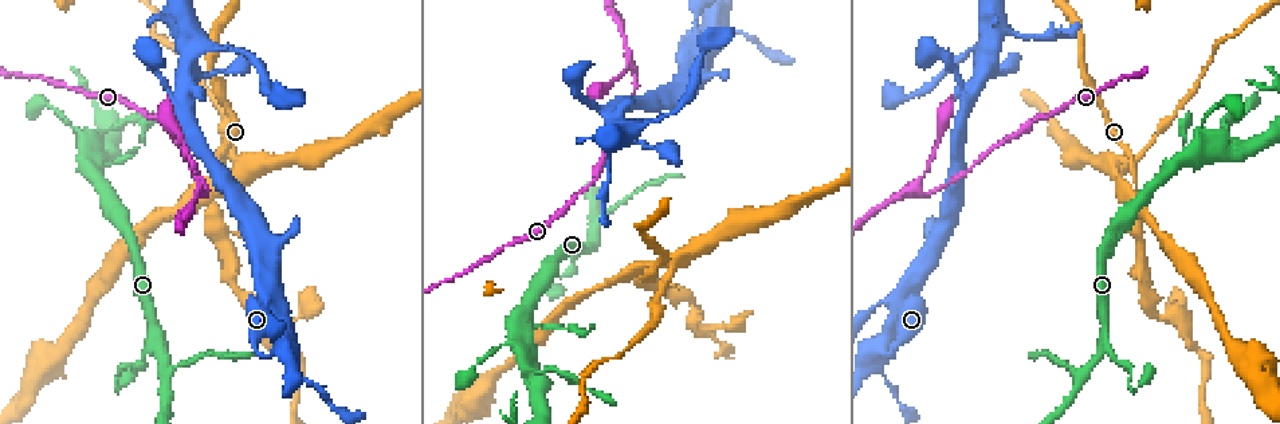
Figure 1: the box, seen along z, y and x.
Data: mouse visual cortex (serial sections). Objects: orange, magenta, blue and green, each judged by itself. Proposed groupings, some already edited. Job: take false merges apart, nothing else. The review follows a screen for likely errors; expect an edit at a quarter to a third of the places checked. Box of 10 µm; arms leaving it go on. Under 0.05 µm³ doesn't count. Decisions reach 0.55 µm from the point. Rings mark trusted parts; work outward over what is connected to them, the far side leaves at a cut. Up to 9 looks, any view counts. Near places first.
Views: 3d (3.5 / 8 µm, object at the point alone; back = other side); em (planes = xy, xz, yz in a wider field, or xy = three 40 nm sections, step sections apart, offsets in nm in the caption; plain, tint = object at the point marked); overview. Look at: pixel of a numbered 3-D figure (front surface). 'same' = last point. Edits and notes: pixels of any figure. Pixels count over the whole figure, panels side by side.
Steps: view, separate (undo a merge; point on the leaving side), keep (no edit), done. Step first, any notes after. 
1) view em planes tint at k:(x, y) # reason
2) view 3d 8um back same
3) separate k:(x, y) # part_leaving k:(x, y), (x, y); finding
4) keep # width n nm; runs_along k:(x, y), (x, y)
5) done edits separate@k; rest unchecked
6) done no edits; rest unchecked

view 3d 8um back at 1:(1127, 199) # two arms in line, one across

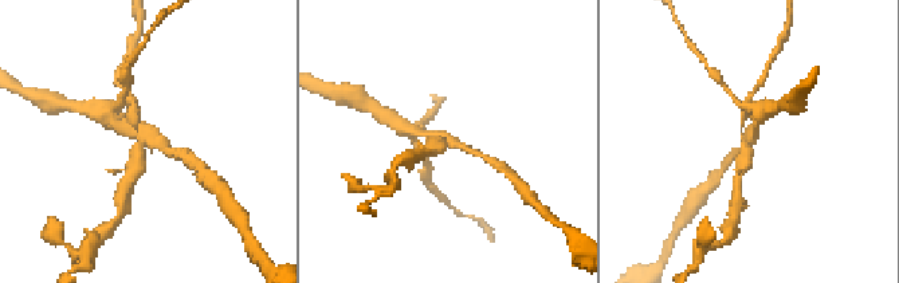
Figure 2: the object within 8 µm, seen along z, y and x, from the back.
view 3d 3.5um back same

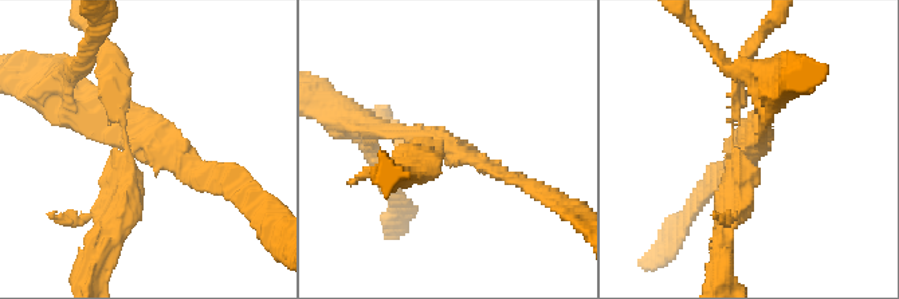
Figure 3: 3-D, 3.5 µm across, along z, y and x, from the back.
view em xy step 5 tint at 3:(447, 145) # arms 3; arm_widths 150, 250, 350 nm; now the EM

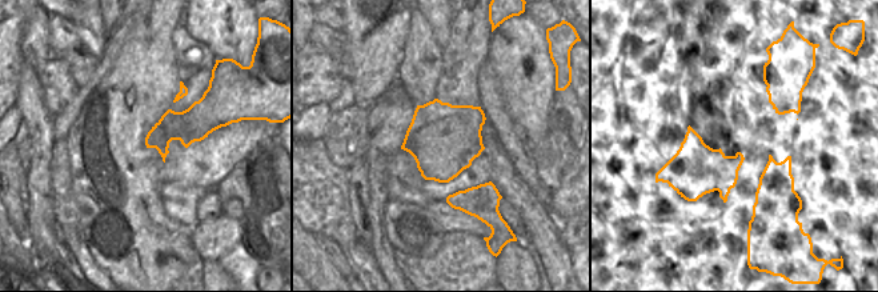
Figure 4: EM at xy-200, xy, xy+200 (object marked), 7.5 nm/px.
separate 3:(391, 193) # part_leaving 3:(389, 162), (356, 124), (405, 132); a second cell is stuck on

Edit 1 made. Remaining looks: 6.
view 3d 3.5um at 1:(1201, 148) # sudden change in width

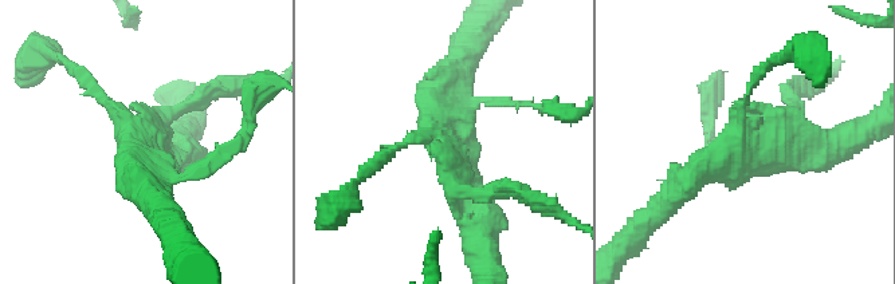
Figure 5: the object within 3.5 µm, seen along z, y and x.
view em xy step 1 tint at 5:(742, 143)

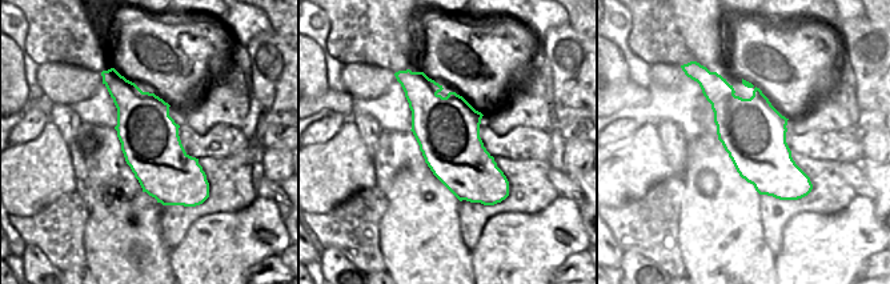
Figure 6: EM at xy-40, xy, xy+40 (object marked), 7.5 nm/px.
keep # arm_widths 100, 200, 300, 350 nm; runs_along 5:(675, 193), (748, 139), (816, 157); one cell here

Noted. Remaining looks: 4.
view 3d 8um at 1:(654, 119) # a narrow waist

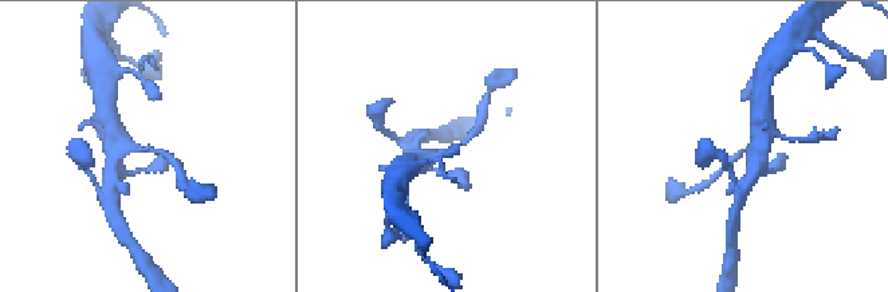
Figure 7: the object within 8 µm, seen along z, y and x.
view 3d 3.5um same

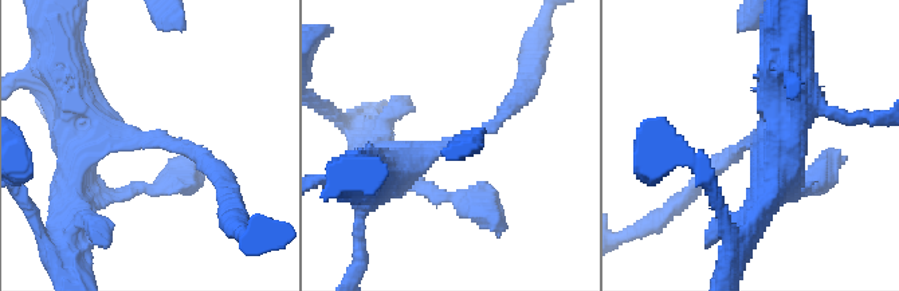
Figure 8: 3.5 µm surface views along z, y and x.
view em xy step 2 tint at 8:(156, 139) # need the tissue

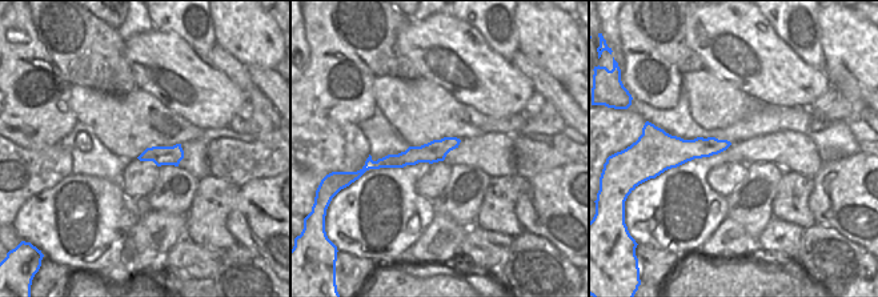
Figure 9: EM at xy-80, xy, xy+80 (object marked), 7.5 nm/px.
keep # runs_along 9:(456, 141), (433, 152), (372, 165); one cell here

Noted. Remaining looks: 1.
done edits separate@3; rest unchecked

